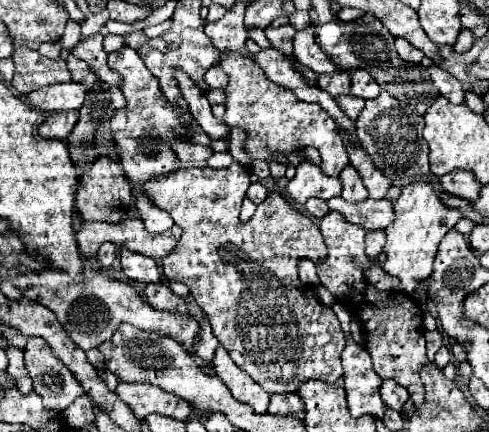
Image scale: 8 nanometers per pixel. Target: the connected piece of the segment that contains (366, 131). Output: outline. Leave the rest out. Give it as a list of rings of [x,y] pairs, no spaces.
[[[381,91],[377,99],[365,101],[365,109],[355,127],[359,143],[371,157],[373,165],[395,185],[409,183],[419,175],[429,173],[429,147],[423,139],[423,117],[413,107],[401,105],[391,93]]]

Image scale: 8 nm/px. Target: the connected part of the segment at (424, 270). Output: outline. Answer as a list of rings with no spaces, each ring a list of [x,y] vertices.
[[[415,181],[407,185],[401,197],[393,203],[393,207],[395,207],[395,221],[385,229],[385,235],[387,235],[387,241],[383,247],[385,261],[381,267],[391,277],[399,279],[401,283],[399,291],[415,293],[417,285],[431,275],[437,247],[441,239],[447,235],[447,231],[453,229],[453,225],[461,219],[461,211],[445,207],[435,195],[433,187],[423,181]]]

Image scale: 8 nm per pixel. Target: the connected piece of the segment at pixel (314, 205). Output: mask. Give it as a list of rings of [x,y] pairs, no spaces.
[[[309,199],[309,201],[305,203],[305,209],[307,209],[307,213],[309,213],[311,217],[315,217],[315,219],[321,219],[321,217],[327,215],[327,211],[329,211],[327,201],[323,201],[323,199]]]

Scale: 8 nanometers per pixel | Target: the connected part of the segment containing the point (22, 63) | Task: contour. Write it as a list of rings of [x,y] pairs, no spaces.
[[[20,47],[14,49],[12,59],[15,64],[15,77],[11,83],[21,95],[37,91],[39,87],[71,81],[67,63],[61,57],[52,60],[37,51]]]

